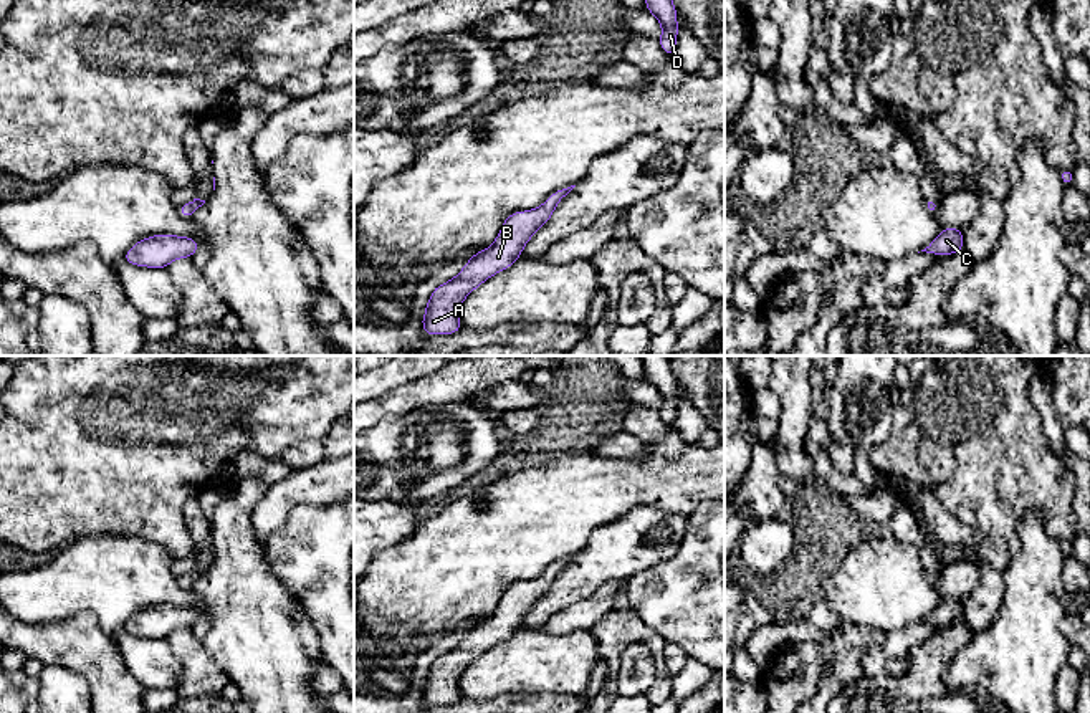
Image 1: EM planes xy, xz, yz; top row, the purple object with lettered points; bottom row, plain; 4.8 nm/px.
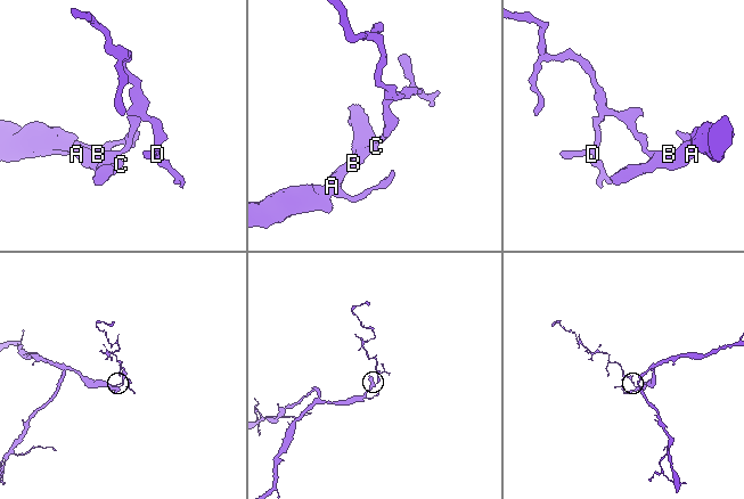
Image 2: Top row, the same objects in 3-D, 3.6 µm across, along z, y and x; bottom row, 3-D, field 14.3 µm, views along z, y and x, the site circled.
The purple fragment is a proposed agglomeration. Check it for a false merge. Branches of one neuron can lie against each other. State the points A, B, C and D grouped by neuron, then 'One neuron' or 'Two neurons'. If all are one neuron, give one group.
Groups: A B C D. One neuron

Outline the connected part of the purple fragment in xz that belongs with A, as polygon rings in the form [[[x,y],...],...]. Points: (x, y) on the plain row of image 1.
[[[576,556],[551,564],[541,576],[528,582],[511,584],[495,614],[475,624],[463,640],[450,652],[437,657],[420,690],[425,705],[453,705],[461,700],[458,688],[463,670],[490,647],[511,637],[529,609],[551,589],[559,571]]]

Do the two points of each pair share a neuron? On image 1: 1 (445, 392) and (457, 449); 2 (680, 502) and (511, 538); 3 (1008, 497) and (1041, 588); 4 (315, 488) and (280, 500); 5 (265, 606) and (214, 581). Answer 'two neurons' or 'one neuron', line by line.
1: two neurons
2: one neuron
3: two neurons
4: one neuron
5: one neuron

